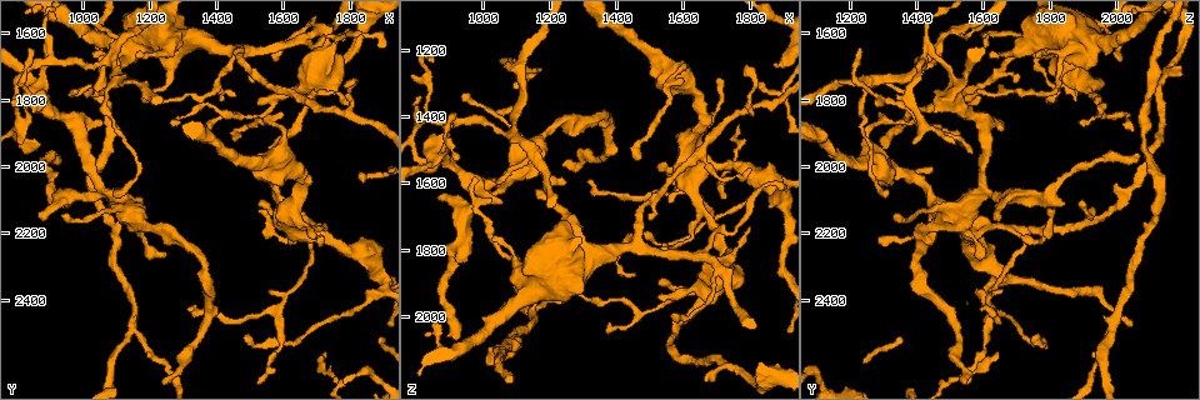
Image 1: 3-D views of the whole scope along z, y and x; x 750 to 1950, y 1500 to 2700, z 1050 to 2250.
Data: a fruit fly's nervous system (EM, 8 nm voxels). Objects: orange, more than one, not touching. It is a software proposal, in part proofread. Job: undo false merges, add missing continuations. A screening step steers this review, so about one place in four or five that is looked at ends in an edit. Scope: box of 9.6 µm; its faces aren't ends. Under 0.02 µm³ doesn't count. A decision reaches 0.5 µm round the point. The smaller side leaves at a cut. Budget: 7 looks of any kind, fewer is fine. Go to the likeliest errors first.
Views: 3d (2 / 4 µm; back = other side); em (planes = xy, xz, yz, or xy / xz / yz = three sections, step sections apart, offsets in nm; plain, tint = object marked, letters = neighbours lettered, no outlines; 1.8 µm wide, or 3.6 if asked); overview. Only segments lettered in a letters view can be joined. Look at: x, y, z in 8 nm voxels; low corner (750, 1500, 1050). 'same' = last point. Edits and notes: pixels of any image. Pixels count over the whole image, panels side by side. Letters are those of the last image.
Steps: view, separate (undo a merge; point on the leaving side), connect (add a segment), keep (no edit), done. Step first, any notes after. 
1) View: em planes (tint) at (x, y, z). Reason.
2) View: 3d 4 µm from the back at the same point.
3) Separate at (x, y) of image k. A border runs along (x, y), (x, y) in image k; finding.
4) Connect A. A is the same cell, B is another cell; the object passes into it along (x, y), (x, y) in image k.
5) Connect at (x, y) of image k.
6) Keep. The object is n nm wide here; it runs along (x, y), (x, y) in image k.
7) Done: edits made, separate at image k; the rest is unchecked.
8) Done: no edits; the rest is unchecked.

View: em xy step 4 (letters) at (900, 1660, 1430). Abrupt turn.

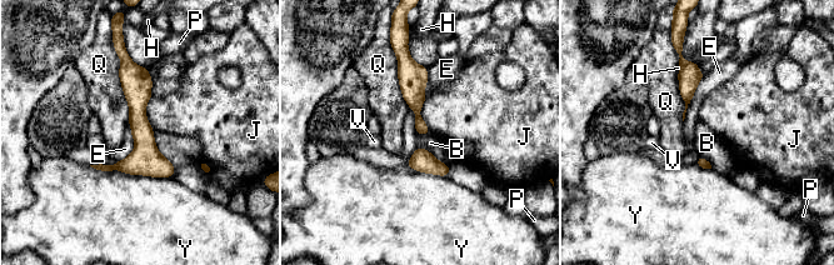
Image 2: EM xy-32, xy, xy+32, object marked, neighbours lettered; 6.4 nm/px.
View: em planes (letters) at the same point. Cut it another way.

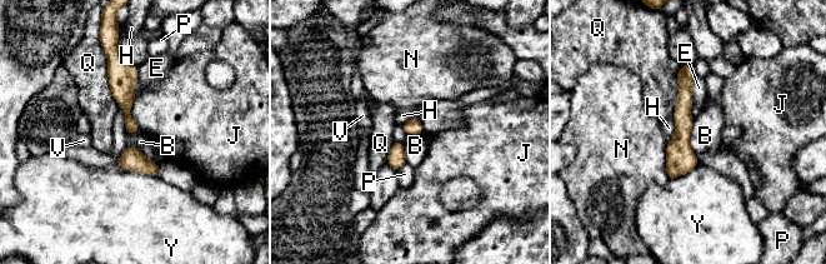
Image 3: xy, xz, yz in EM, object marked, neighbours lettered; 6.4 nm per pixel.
Keep. B, E, H, J, N, P, Q, V and Y are other cells; one neuron here.

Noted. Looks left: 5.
View: 3d 2 µm at (900, 1950, 2060). An open end.

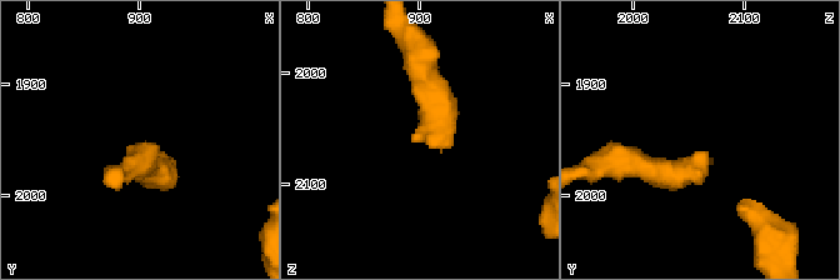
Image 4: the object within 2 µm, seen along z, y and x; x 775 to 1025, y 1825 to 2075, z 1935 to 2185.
View: em planes (tint) at (908, 1960, 2062).

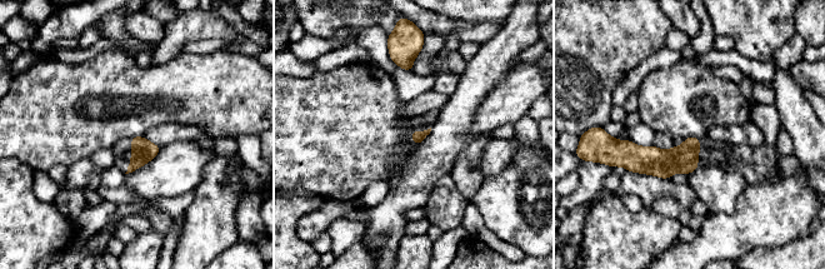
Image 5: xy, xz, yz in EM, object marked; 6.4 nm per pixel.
View: em planes (letters) at the same point. See the neighbours.

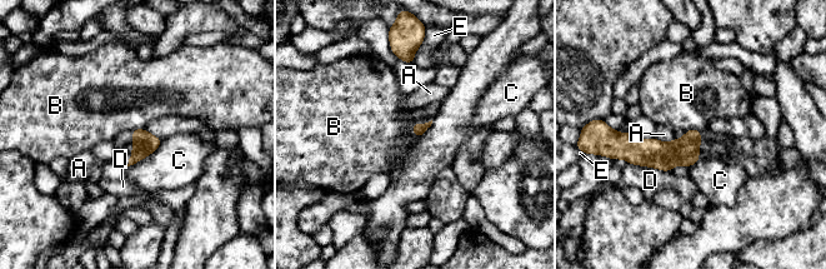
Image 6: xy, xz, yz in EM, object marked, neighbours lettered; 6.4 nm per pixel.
Keep. A, B, C, D and E are other cells; it runs along (620, 137), (636, 152), (695, 158) in image 6; no lettered segment goes on from it.

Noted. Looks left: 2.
Done: no edits; the rest is unchecked.

